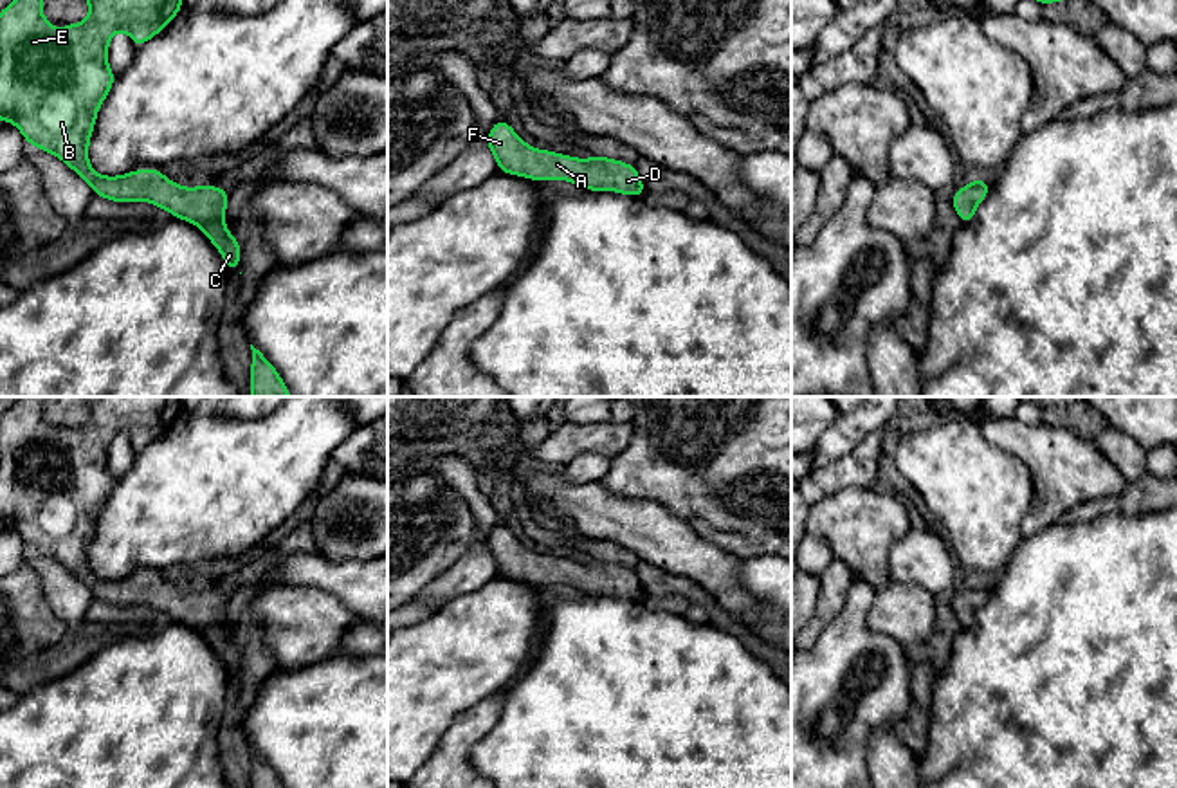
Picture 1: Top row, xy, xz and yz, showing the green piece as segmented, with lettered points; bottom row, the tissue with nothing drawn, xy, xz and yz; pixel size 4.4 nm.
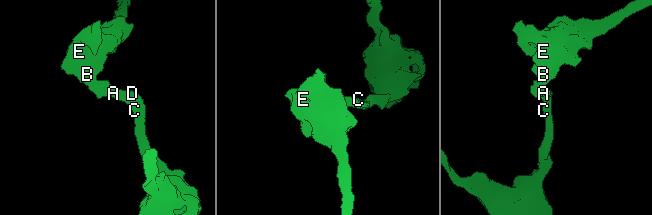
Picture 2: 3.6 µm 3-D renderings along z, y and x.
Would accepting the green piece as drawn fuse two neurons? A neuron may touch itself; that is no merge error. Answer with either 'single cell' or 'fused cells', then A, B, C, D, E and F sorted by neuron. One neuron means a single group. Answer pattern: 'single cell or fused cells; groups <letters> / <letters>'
single cell; groups A B C D E F

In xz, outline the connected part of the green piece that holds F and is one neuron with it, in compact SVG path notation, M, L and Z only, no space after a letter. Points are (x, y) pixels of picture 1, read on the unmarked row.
M503 521L490 532L487 550L497 573L506 579L526 581L535 586L568 584L586 595L606 593L629 600L647 597L634 568L604 559L577 563L552 554L537 554L526 548Z

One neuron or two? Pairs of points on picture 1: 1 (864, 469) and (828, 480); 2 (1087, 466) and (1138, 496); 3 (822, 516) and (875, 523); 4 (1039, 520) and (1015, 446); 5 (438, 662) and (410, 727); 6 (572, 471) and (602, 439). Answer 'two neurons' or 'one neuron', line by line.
1: one neuron
2: two neurons
3: one neuron
4: one neuron
5: one neuron
6: two neurons

